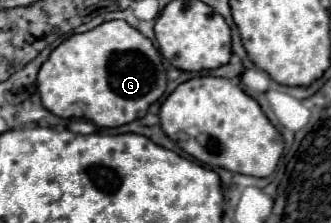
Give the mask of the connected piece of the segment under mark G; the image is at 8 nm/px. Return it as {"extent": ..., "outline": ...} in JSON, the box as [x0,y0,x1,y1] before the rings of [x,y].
{"extent":[37,21,167,127],"outline":[[[107,21],[87,33],[71,35],[43,63],[37,77],[37,91],[43,107],[61,119],[87,119],[99,127],[119,127],[147,115],[149,107],[165,95],[167,71],[153,41],[131,27],[127,21]]]}

